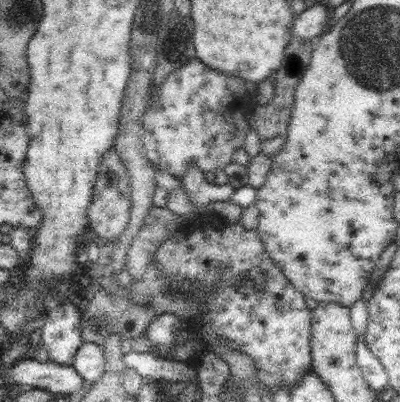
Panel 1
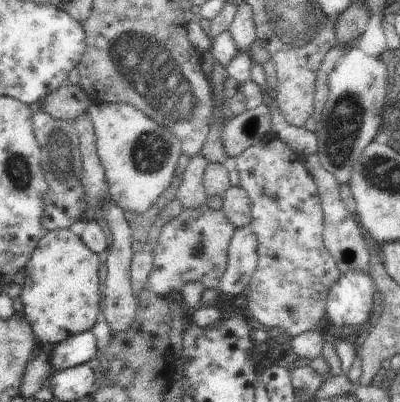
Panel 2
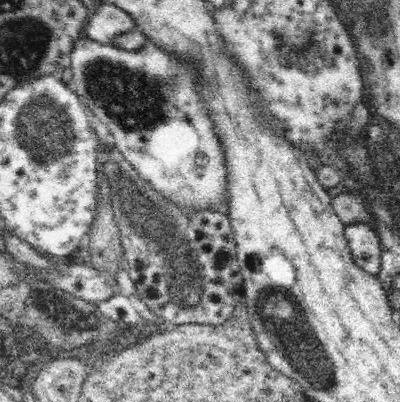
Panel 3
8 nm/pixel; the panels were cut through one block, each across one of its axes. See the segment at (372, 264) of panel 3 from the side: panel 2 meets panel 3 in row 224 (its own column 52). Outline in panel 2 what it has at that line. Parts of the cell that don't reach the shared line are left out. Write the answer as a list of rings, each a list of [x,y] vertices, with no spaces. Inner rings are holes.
[[[91,330],[69,336],[67,340],[55,344],[49,352],[49,366],[53,372],[67,370],[79,364],[93,362],[97,352],[97,340]]]

